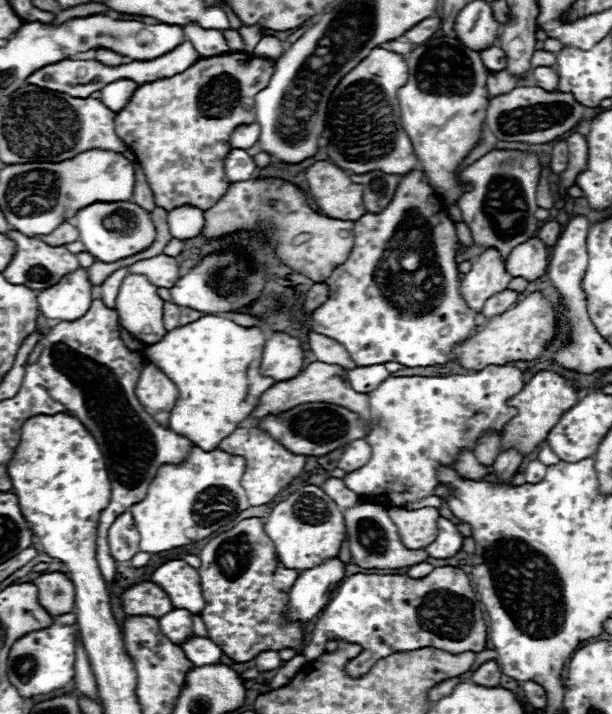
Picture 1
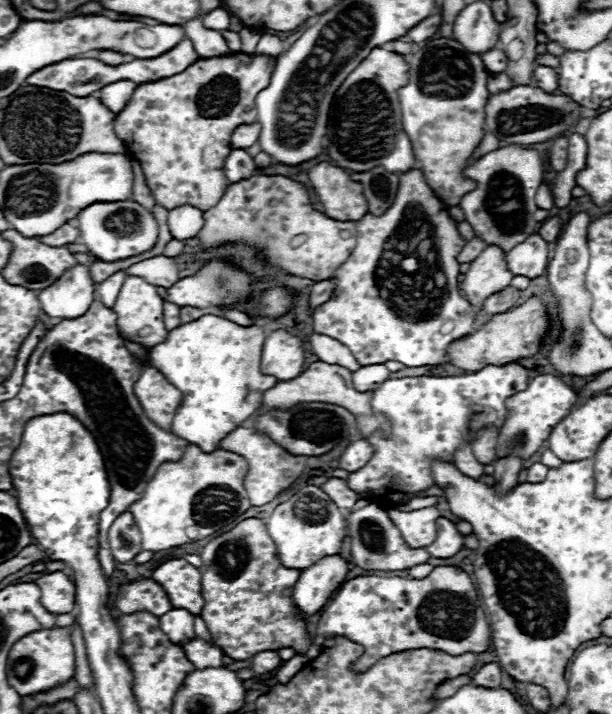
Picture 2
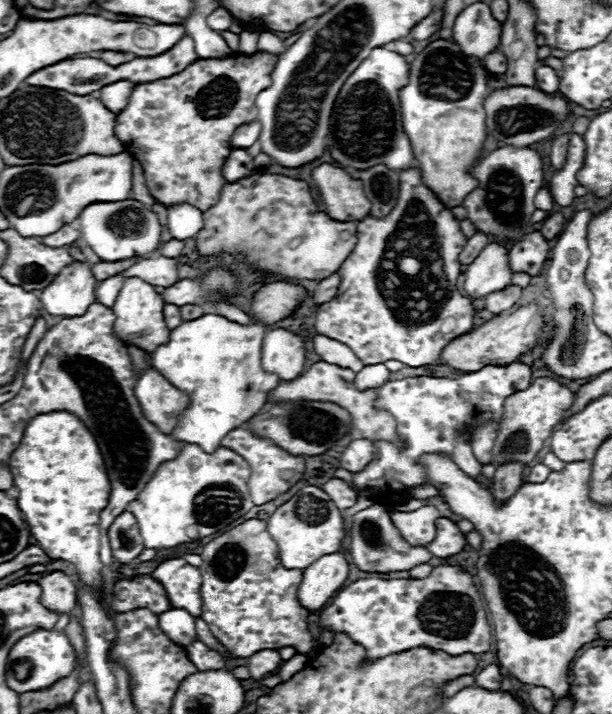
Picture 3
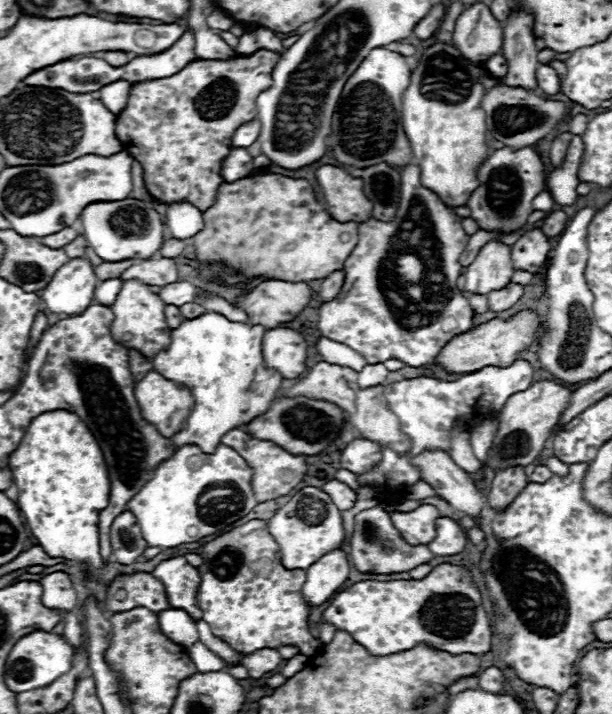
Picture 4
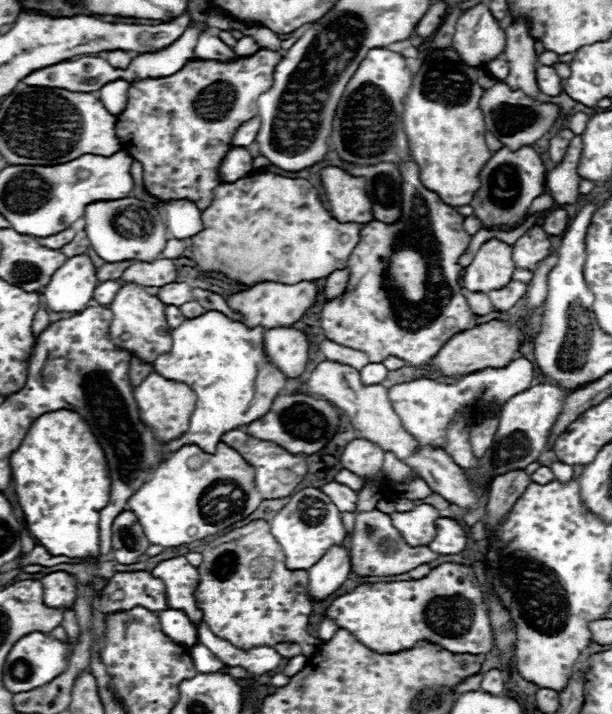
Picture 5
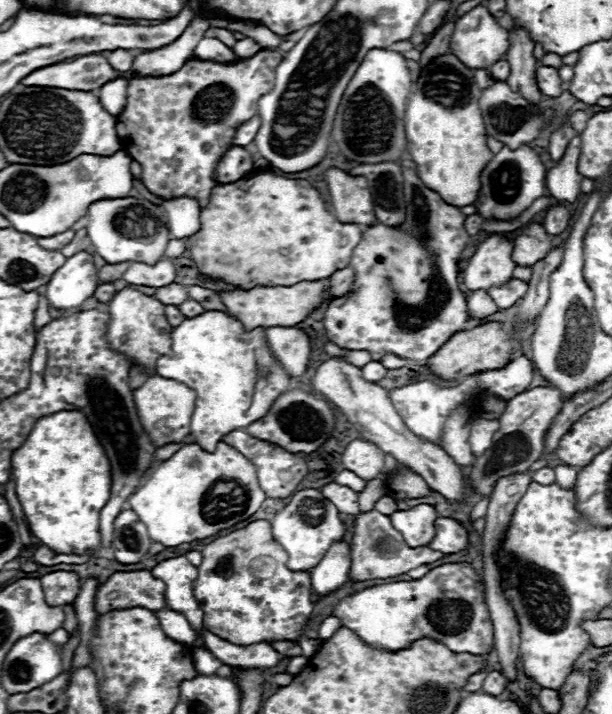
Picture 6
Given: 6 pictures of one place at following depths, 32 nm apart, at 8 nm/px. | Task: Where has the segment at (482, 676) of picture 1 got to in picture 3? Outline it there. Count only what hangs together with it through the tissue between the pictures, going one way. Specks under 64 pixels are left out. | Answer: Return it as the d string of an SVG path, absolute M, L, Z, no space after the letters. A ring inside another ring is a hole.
M496 664L482 668L474 678L476 678L476 686L486 690L498 690L502 684L502 672L500 672L500 666Z

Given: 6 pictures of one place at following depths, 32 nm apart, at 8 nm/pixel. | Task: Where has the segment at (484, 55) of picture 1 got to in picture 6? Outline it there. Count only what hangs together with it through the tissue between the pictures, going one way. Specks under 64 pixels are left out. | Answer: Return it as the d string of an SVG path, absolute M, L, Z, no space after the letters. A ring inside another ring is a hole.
M504 58L498 60L498 62L494 62L494 64L490 66L490 74L492 74L494 80L506 80L508 74L510 74L510 66L508 66L508 62L506 62Z

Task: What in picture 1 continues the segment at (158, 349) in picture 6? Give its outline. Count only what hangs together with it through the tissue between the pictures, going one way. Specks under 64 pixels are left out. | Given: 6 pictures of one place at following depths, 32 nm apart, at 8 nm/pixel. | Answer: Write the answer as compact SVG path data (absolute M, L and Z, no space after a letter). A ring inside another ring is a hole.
M128 274L116 296L114 310L120 316L120 324L144 344L156 344L166 334L162 320L164 300L156 290L146 276Z

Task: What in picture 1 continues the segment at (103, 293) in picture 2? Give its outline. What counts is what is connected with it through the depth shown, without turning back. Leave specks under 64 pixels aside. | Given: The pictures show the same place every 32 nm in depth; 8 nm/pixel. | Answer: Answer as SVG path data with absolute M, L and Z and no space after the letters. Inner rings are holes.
M118 268L116 272L112 272L98 288L98 294L102 298L102 302L108 306L108 308L114 308L114 300L116 300L116 294L118 294L118 288L120 288L120 282L124 280L124 276L128 274L128 268Z

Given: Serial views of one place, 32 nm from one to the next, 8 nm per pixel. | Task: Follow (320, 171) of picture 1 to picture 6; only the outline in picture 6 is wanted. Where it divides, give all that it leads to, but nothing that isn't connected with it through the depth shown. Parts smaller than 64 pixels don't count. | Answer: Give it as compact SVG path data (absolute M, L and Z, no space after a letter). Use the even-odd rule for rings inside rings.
M328 168L324 172L324 180L328 184L334 216L340 222L354 222L364 226L376 222L374 204L364 176L350 176L338 168Z

